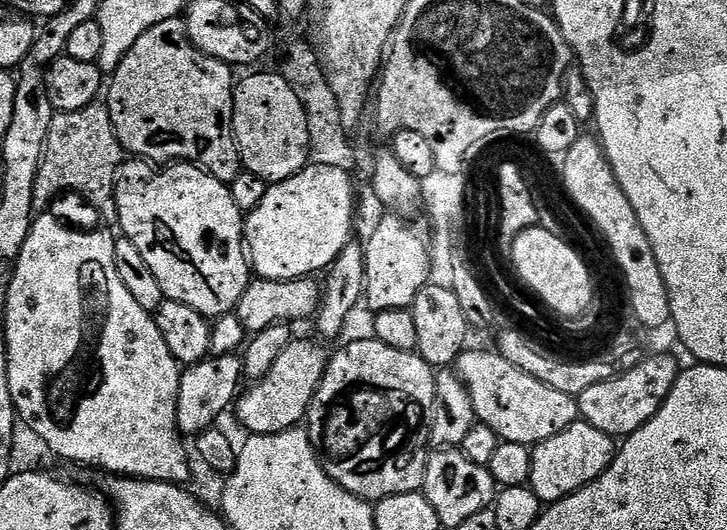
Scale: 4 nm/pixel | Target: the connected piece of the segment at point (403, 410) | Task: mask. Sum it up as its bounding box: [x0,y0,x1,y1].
[306,338,436,502]

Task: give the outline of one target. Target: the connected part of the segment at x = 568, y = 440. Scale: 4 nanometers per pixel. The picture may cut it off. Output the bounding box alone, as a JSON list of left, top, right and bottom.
[528,422,617,505]

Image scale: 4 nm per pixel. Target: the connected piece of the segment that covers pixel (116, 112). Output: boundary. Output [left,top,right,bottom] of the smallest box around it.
[106,19,242,185]

